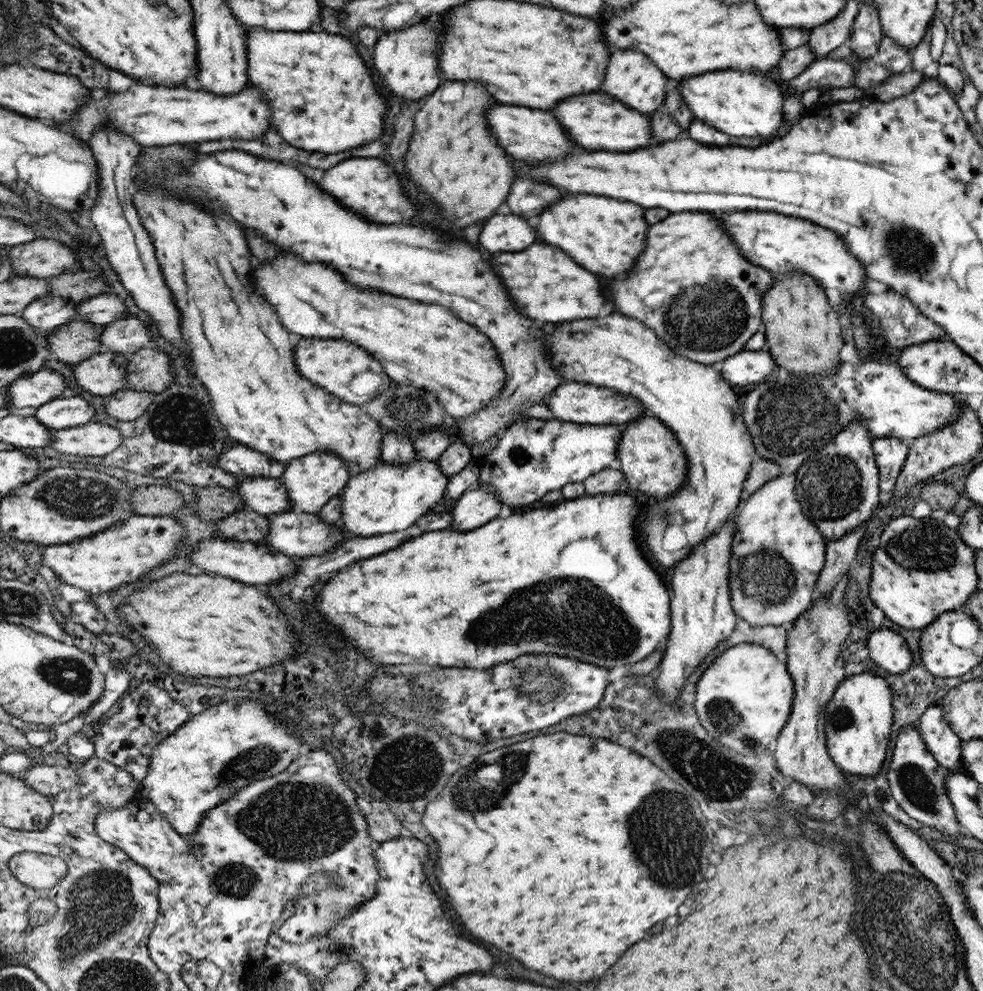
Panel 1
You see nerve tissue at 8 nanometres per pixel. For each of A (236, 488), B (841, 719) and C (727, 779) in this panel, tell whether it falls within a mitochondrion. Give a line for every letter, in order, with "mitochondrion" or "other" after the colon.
A: other
B: mitochondrion
C: mitochondrion

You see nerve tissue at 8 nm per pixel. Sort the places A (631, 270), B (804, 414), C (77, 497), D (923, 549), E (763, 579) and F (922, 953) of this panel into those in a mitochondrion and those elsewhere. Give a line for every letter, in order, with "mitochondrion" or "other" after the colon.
A: other
B: mitochondrion
C: mitochondrion
D: mitochondrion
E: mitochondrion
F: mitochondrion

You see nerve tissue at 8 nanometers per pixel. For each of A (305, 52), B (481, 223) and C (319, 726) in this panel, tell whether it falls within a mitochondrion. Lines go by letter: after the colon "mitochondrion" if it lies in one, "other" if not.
A: mitochondrion
B: other
C: other

